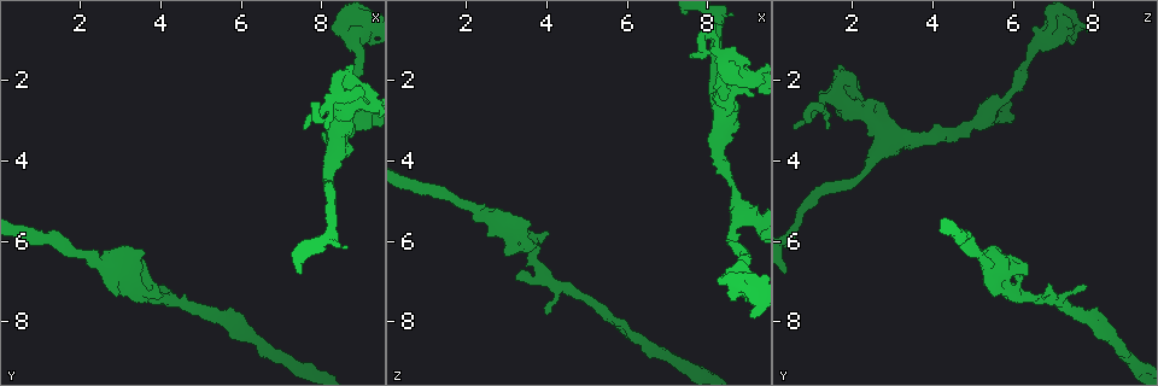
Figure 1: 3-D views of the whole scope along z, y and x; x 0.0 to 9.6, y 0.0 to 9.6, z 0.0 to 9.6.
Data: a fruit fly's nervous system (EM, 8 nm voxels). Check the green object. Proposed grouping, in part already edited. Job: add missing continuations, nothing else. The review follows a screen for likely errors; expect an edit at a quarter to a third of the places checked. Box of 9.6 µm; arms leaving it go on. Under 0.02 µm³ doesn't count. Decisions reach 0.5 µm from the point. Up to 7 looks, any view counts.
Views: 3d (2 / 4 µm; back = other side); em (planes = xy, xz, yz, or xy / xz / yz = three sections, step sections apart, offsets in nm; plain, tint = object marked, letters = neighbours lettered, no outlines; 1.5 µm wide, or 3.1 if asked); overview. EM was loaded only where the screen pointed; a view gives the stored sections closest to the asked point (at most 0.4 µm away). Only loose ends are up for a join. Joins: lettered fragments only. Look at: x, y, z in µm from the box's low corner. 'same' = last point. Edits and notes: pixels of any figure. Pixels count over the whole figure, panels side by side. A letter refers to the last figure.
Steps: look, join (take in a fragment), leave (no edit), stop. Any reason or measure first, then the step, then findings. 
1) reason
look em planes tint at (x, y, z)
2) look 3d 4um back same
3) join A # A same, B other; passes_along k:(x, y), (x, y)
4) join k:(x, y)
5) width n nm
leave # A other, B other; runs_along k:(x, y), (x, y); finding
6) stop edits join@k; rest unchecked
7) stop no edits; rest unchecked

free end
look 3d 2um at (4.00, 7.10, 7.85)

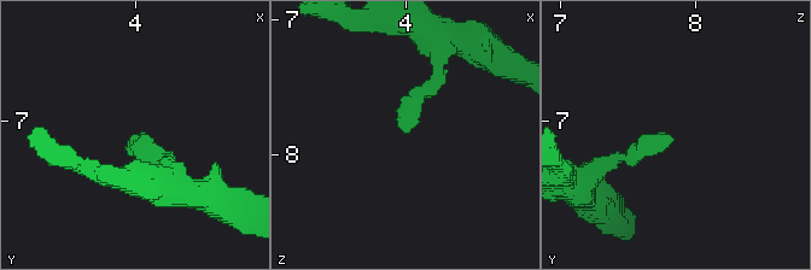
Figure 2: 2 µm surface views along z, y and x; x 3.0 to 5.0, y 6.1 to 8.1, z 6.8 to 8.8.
look em planes letters at (3.96, 7.12, 7.80)

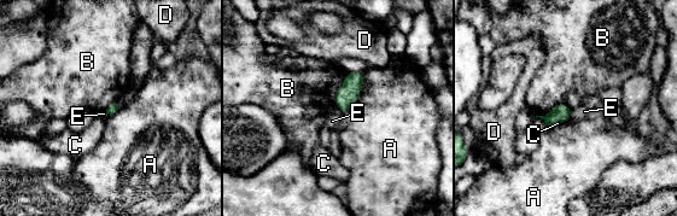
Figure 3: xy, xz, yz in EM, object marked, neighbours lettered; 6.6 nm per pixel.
longest_contact B 260 nm
leave # A other, B other, C other, D other, E other; border 3:(346, 73), (336, 98), (339, 110); none of them fits

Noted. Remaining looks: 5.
thin end
look 3d 4um at (7.60, 3.20, 1.40)

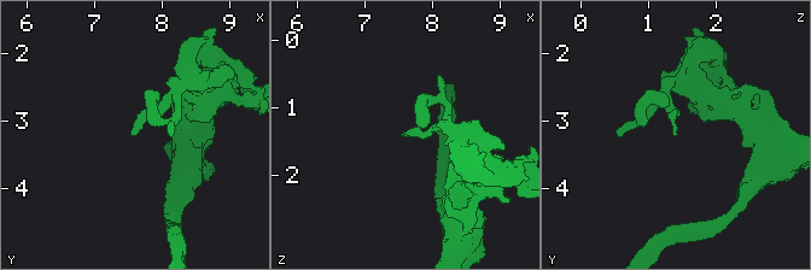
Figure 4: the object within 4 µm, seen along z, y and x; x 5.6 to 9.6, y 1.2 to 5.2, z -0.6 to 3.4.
look em xy step 8 tint at (7.55, 3.15, 1.40)

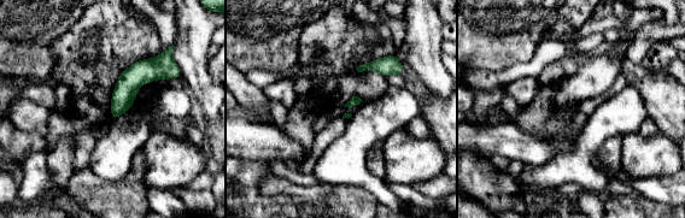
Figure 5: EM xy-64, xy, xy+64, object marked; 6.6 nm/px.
another direction
look em planes letters same

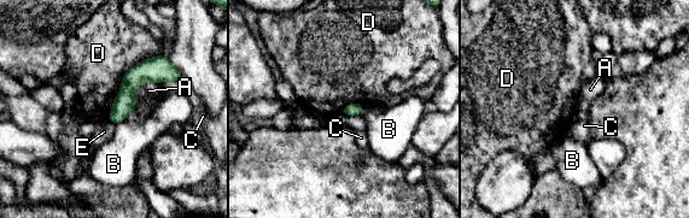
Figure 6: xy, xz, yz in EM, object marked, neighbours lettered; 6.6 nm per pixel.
leave # A other, B other, C other, D other, E other; runs_along 6:(173, 75), (142, 74), (112, 118); none of them fits

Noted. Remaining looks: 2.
an open end
look em planes letters at (9.00, 0.80, 7.90)

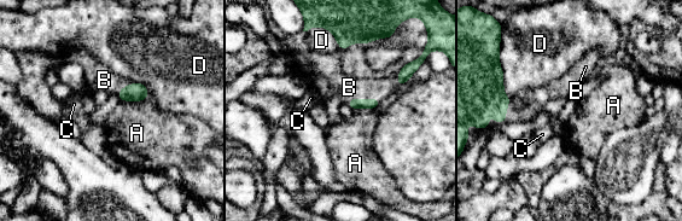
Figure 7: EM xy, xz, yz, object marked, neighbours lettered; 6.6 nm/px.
join B # A other, B same, C other, D other; passes_along 7:(354, 104), (363, 99), (349, 87); the neuron continues

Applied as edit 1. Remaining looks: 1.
stop edits join@7; rest unchecked

